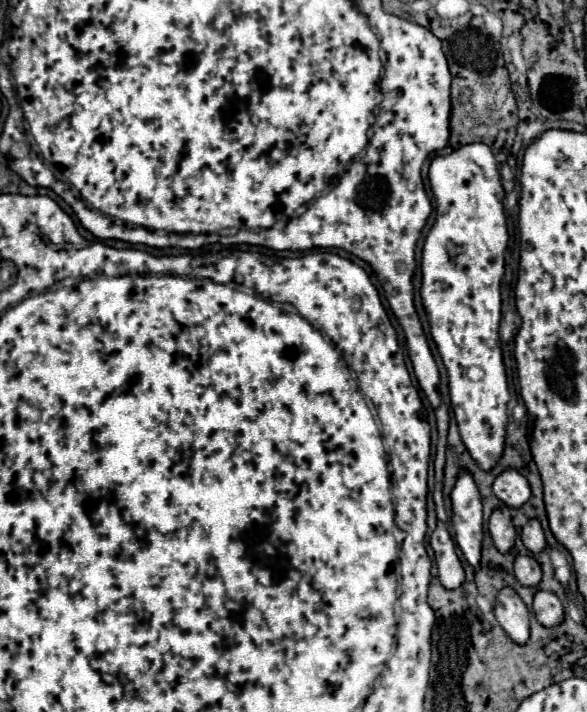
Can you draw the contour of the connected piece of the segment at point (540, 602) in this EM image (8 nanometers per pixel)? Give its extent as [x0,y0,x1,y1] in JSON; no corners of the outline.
[534,590,564,628]

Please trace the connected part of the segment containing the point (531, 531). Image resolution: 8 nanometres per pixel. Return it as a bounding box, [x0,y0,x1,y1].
[520,520,546,552]

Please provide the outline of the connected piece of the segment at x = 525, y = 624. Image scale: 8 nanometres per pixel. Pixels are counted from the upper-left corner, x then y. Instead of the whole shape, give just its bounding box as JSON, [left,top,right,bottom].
[494,588,530,644]

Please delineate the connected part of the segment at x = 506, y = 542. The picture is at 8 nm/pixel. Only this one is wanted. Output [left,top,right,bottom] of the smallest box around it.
[488,510,516,554]

